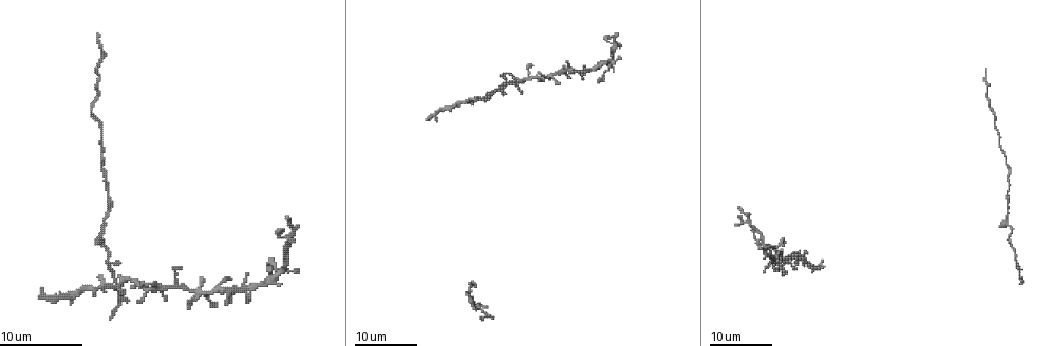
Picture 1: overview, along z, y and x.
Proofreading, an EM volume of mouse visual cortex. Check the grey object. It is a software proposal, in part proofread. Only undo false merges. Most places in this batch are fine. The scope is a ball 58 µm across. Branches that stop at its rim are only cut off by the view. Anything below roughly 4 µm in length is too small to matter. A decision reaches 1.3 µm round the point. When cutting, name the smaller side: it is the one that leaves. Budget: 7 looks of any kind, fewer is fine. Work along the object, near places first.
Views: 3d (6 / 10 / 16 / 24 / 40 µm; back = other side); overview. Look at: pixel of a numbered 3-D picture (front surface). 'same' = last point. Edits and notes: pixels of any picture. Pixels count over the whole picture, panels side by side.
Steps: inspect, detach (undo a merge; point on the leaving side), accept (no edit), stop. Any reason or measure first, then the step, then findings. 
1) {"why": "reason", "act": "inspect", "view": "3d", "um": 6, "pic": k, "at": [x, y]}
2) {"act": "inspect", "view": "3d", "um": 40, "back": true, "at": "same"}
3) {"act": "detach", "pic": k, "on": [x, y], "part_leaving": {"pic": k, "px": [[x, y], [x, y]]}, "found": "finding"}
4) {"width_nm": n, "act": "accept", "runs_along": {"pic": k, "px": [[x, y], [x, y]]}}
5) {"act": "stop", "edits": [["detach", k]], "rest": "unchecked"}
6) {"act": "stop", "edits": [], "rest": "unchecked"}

{"why": "thick turns thin", "act": "inspect", "view": "3d", "um": 16, "pic": 1, "at": [108, 195]}

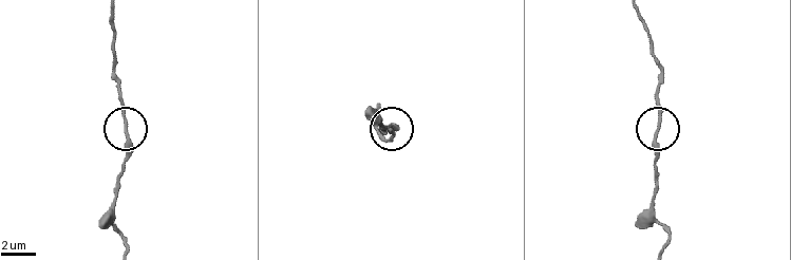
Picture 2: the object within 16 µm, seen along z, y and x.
{"act": "inspect", "view": "3d", "um": 6, "pic": 2, "at": [657, 127]}

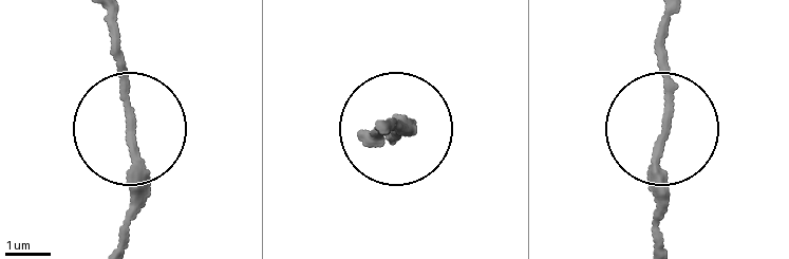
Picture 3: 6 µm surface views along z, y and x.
{"width_nm": 180, "act": "accept", "found": "one cell here"}

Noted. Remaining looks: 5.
{"why": "small branch off a trunk", "act": "inspect", "view": "3d", "um": 16, "pic": 1, "at": [1007, 222]}

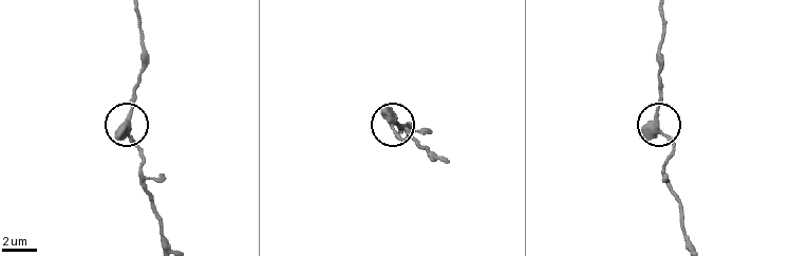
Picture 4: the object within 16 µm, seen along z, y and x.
{"act": "inspect", "view": "3d", "um": 10, "pic": 4, "at": [655, 131]}

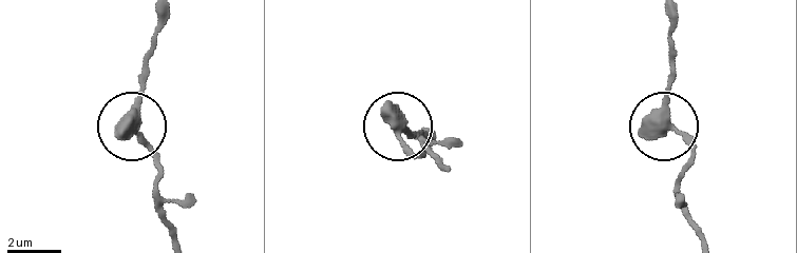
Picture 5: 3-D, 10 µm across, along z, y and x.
{"side_arm_um": 12, "act": "accept", "found": "one cell here"}

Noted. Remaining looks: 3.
{"why": "side arm on a straight run", "act": "inspect", "view": "3d", "um": 16, "pic": 1, "at": [214, 290]}

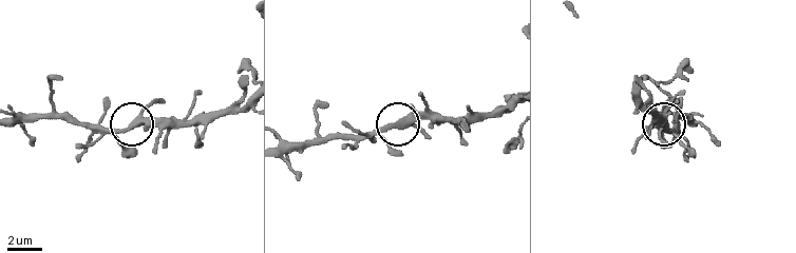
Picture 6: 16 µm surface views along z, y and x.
{"why": "zoom in", "act": "inspect", "view": "3d", "um": 6, "pic": 6, "at": [400, 123]}

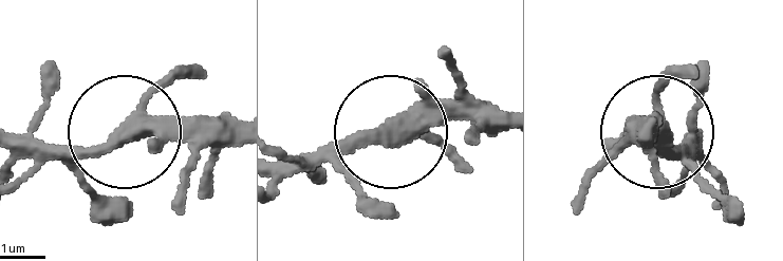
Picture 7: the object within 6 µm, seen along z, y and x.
{"act": "accept", "runs_along": {"pic": 7, "px": [[16, 132], [107, 143], [239, 132]]}, "found": "continuous, no second cell"}

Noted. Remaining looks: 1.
{"act": "stop", "edits": [], "rest": "unchecked"}

